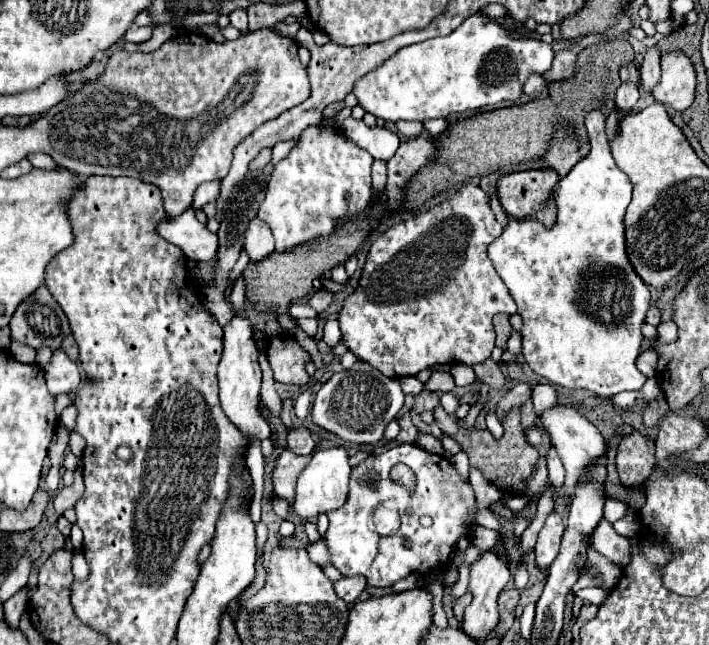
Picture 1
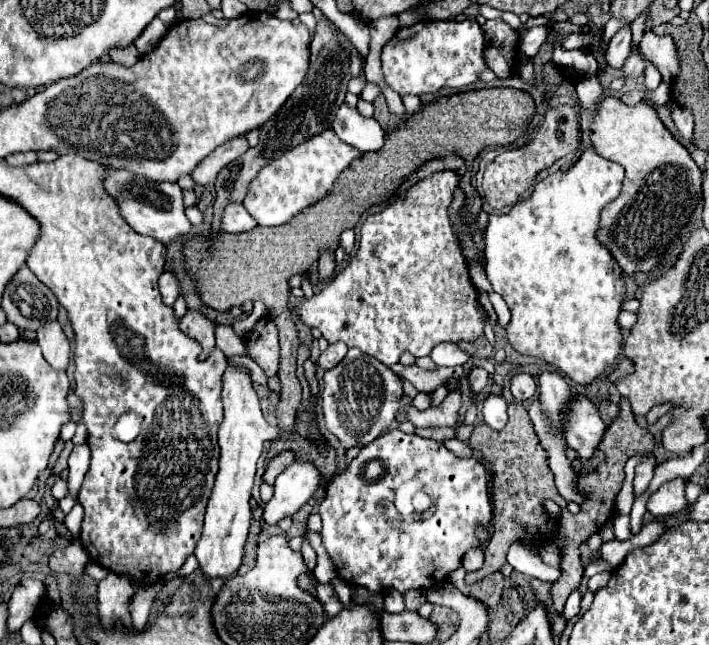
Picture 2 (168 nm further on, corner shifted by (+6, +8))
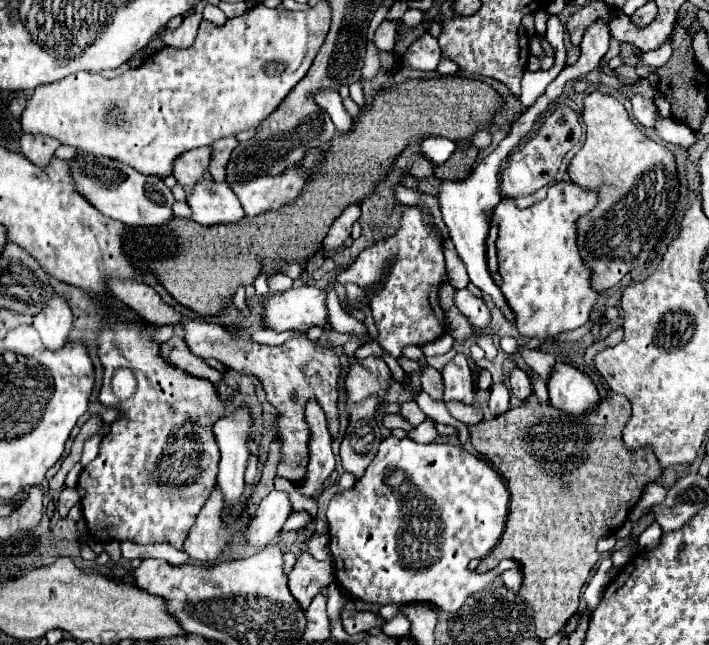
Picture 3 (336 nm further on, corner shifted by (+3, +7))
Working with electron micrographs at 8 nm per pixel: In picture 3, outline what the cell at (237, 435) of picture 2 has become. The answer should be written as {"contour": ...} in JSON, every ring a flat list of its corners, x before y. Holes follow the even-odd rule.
{"contour":[[240,408,232,416,216,420,212,430,222,454,218,486,224,492,224,504,232,508,242,502,244,494,244,470,250,456,248,440,252,436,250,414,246,408]]}

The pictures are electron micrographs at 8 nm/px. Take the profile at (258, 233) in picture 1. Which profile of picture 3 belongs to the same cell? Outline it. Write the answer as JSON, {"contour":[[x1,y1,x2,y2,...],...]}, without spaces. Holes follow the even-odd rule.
{"contour":[[202,180,186,196,186,204,192,210,192,220,202,226,244,218,244,210,240,208,236,194,224,182]]}

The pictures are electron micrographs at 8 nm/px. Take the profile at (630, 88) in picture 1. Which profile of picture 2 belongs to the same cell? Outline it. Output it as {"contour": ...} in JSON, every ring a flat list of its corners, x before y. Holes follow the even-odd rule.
{"contour":[[631,55,631,57,625,61,621,73,623,73,625,79,631,79,631,77,639,77,639,75,643,73,643,69,645,69,645,61,643,61,639,55]]}

